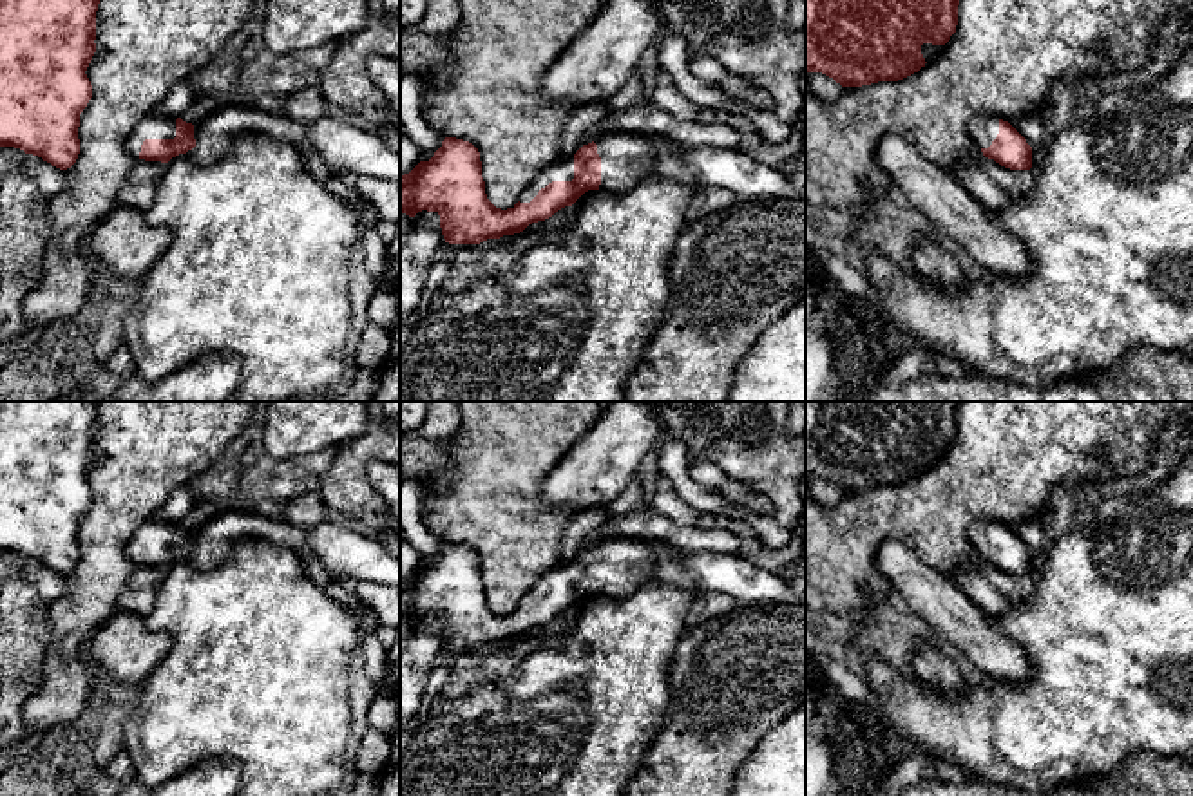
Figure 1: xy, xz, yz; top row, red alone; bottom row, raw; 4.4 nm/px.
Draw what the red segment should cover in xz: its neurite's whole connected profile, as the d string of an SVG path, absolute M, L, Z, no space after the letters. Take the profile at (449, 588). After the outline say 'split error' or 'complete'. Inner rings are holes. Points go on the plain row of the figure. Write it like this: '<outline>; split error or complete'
M614 535L597 541L572 561L556 563L512 613L501 615L487 604L478 554L469 546L445 543L429 566L420 566L409 579L400 581L400 621L415 622L422 615L436 617L445 648L480 649L487 644L520 639L529 630L545 626L558 615L572 611L588 595L625 599L650 581L690 588L699 595L710 592L726 593L739 604L806 602L806 593L793 588L780 573L757 568L740 555L681 552L659 541Z; split error

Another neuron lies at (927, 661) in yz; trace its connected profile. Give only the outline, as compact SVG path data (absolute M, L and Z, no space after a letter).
M921 640L911 648L911 671L945 696L958 698L967 693L958 666L934 642Z

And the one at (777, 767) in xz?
M806 702L766 733L739 769L731 796L806 796Z

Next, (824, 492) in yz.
M807 478L806 479L806 492L822 507L833 508L836 507L844 492L836 488L833 483L822 479L822 478Z

